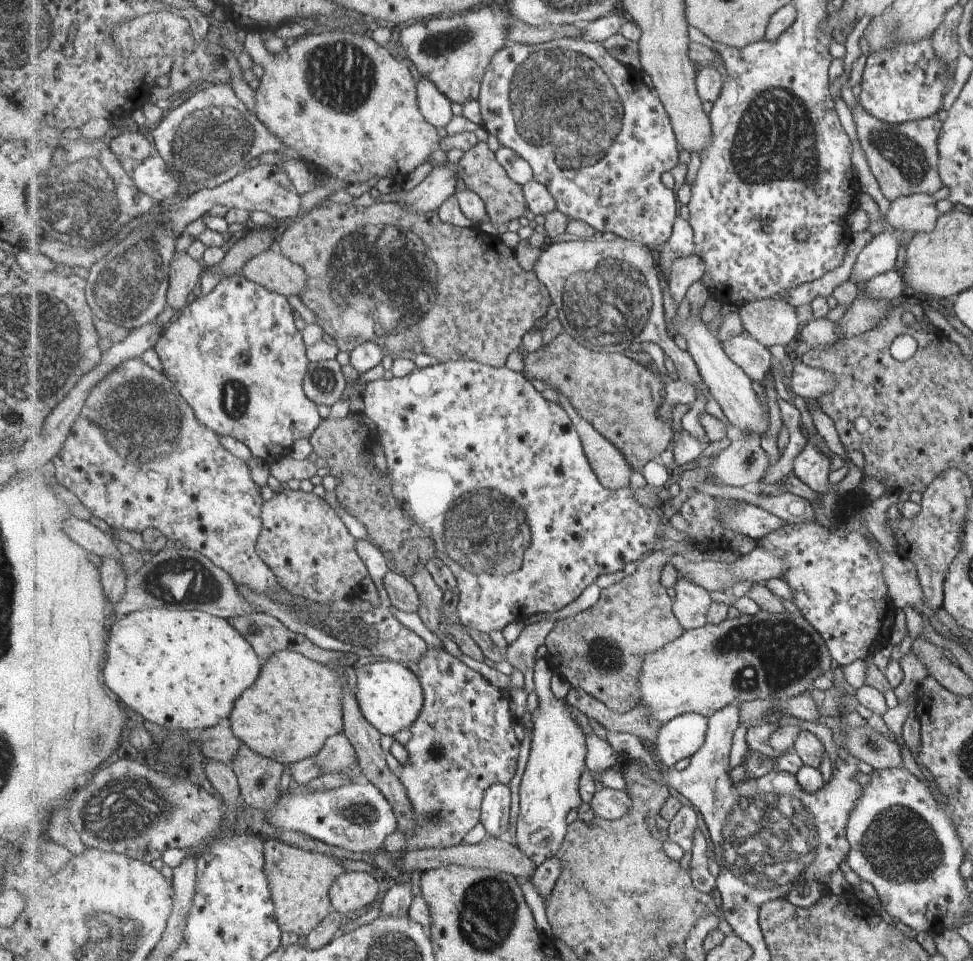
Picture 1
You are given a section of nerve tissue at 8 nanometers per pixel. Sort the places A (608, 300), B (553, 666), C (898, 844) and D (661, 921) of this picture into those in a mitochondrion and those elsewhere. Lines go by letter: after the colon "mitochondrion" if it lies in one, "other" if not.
A: mitochondrion
B: other
C: mitochondrion
D: mitochondrion

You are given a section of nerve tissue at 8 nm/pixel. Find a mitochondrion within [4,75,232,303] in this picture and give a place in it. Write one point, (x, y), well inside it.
(106, 206)

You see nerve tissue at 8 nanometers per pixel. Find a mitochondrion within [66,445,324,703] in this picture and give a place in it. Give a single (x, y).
(191, 581)

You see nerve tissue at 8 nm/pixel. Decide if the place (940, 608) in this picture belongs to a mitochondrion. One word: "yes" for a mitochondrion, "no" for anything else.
no

